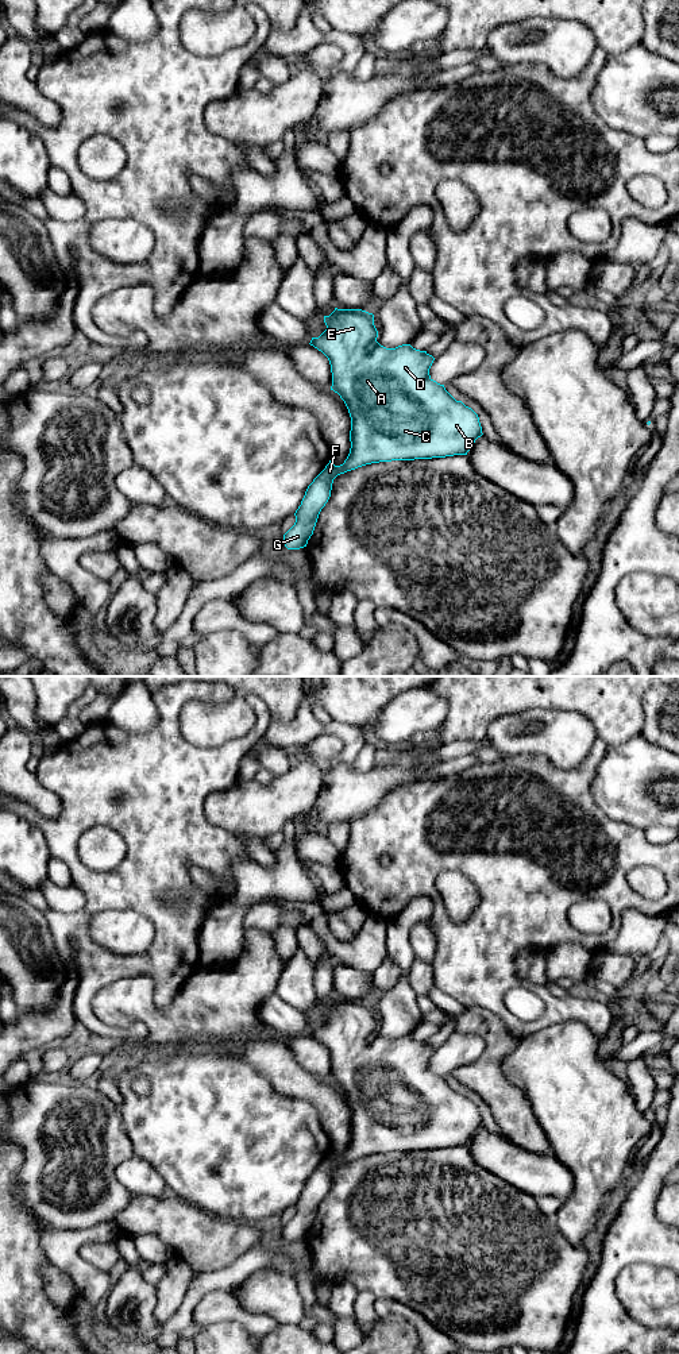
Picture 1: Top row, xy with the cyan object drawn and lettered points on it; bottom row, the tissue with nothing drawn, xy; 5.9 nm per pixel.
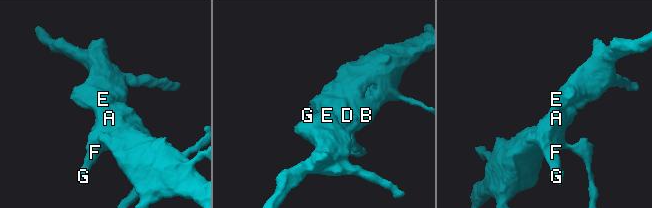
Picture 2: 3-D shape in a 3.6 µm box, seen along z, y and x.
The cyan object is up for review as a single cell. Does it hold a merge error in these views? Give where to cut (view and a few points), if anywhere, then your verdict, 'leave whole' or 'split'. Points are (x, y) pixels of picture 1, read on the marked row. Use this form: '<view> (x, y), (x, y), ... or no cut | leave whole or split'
no cut | leave whole

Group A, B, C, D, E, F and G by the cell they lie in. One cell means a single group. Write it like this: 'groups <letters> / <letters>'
groups A B C D E F G

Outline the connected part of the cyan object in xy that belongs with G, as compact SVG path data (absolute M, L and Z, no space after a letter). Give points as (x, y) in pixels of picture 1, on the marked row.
M335 308L329 316L324 316L324 323L327 329L319 337L312 337L309 344L329 360L331 390L340 396L351 417L351 448L343 464L335 466L329 460L308 486L294 513L296 522L283 535L288 549L306 547L337 475L379 462L467 455L475 440L483 435L478 414L456 401L444 385L431 378L429 369L435 358L427 351L416 350L410 344L396 348L381 346L377 342L374 315L362 309Z

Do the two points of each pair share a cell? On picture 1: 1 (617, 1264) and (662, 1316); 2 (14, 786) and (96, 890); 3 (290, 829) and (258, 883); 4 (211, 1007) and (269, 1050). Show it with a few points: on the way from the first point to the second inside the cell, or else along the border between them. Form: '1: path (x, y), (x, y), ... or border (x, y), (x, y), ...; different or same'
1: border (654, 1264), (629, 1264), (618, 1275), (620, 1302); different
2: border (14, 798), (27, 802), (45, 816), (58, 816); different
3: path (288, 844), (286, 861), (273, 875); same
4: border (253, 1036), (243, 1041); different

